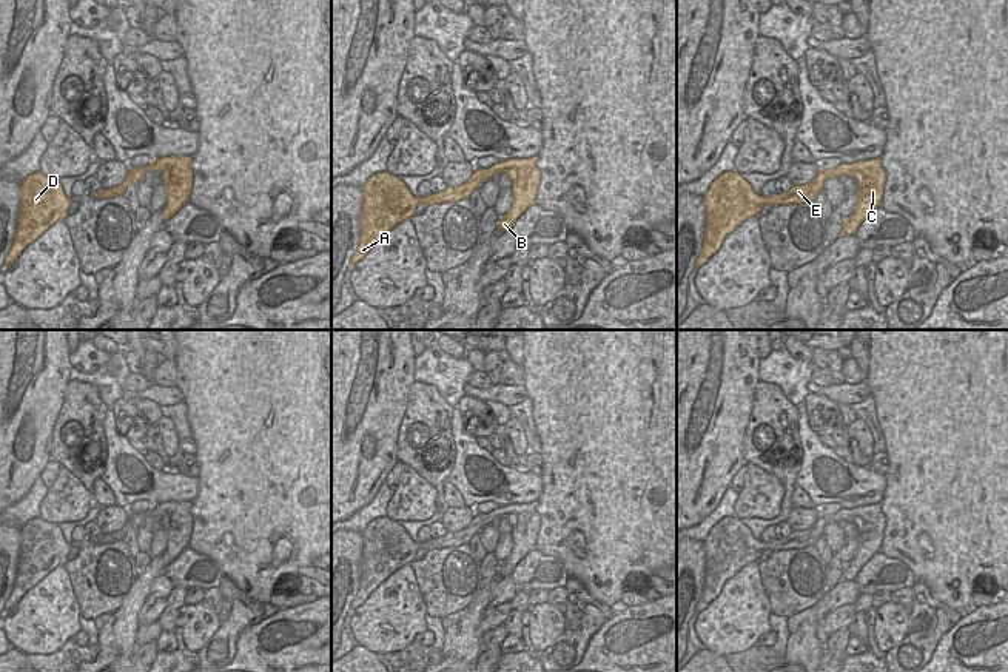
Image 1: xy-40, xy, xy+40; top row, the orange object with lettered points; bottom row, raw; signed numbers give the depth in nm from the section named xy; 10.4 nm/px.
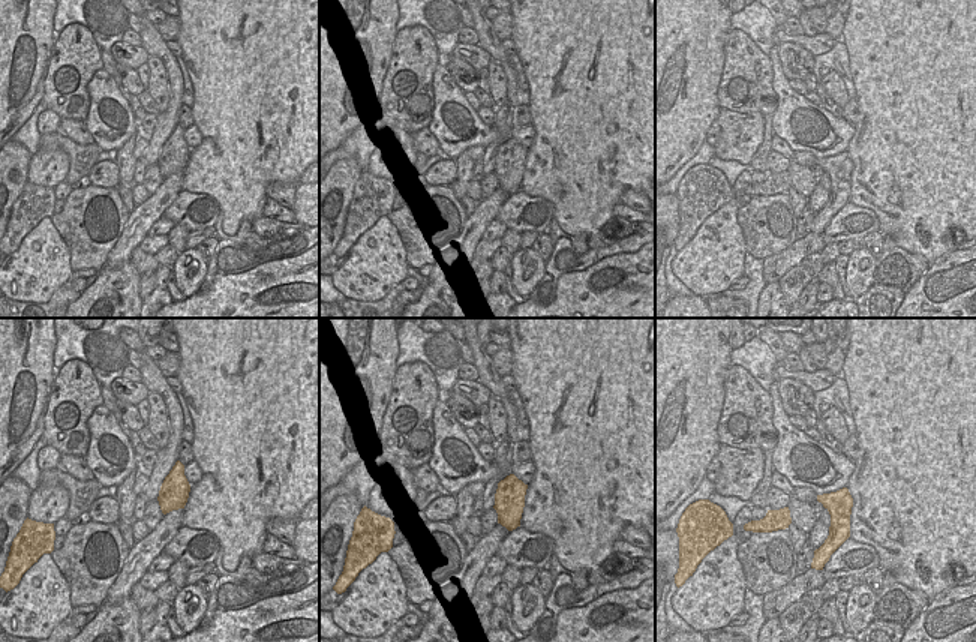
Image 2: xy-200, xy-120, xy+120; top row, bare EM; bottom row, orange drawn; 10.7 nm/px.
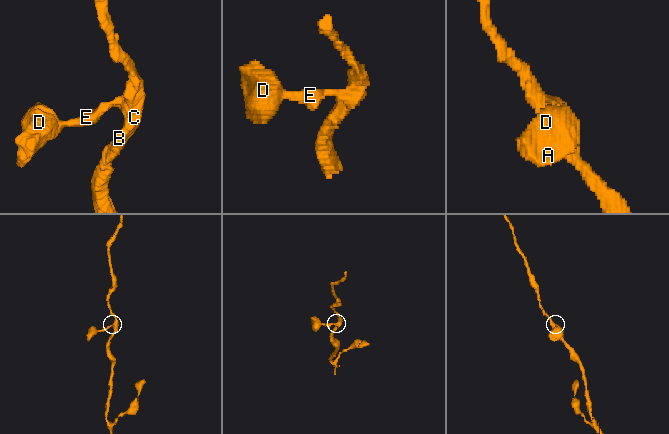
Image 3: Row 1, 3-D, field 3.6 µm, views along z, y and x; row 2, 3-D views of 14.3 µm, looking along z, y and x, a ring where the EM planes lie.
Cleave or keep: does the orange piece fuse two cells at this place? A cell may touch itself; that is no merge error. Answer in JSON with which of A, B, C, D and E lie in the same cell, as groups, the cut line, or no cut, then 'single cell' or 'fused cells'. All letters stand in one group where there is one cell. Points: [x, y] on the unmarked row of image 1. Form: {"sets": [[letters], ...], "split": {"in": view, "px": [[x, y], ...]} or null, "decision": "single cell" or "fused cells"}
{"sets": [["A", "B", "C", "D", "E"]], "split": null, "decision": "single cell"}

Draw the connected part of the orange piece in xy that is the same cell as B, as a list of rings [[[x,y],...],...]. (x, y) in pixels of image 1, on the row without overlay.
[[[536,502],[509,504],[486,515],[475,515],[465,529],[455,533],[447,532],[425,543],[415,543],[401,524],[387,516],[373,519],[362,533],[361,583],[356,598],[350,603],[350,610],[362,606],[391,573],[415,561],[419,549],[428,552],[469,544],[495,518],[506,518],[512,527],[513,547],[498,569],[498,578],[504,578],[510,576],[518,563],[535,549],[541,522]]]

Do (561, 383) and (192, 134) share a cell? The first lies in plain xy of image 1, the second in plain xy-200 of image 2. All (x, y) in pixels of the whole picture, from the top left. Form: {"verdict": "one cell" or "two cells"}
{"verdict": "two cells"}

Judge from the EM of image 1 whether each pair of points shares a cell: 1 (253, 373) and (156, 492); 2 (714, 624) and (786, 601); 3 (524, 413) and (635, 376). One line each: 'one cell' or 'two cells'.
1: two cells
2: two cells
3: two cells

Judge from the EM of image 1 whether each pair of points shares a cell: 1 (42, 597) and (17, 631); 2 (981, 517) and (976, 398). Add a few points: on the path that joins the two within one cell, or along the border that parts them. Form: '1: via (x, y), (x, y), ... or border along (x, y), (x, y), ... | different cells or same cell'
1: via (42, 604), (25, 623) | same cell
2: via (979, 487), (979, 427) | same cell

